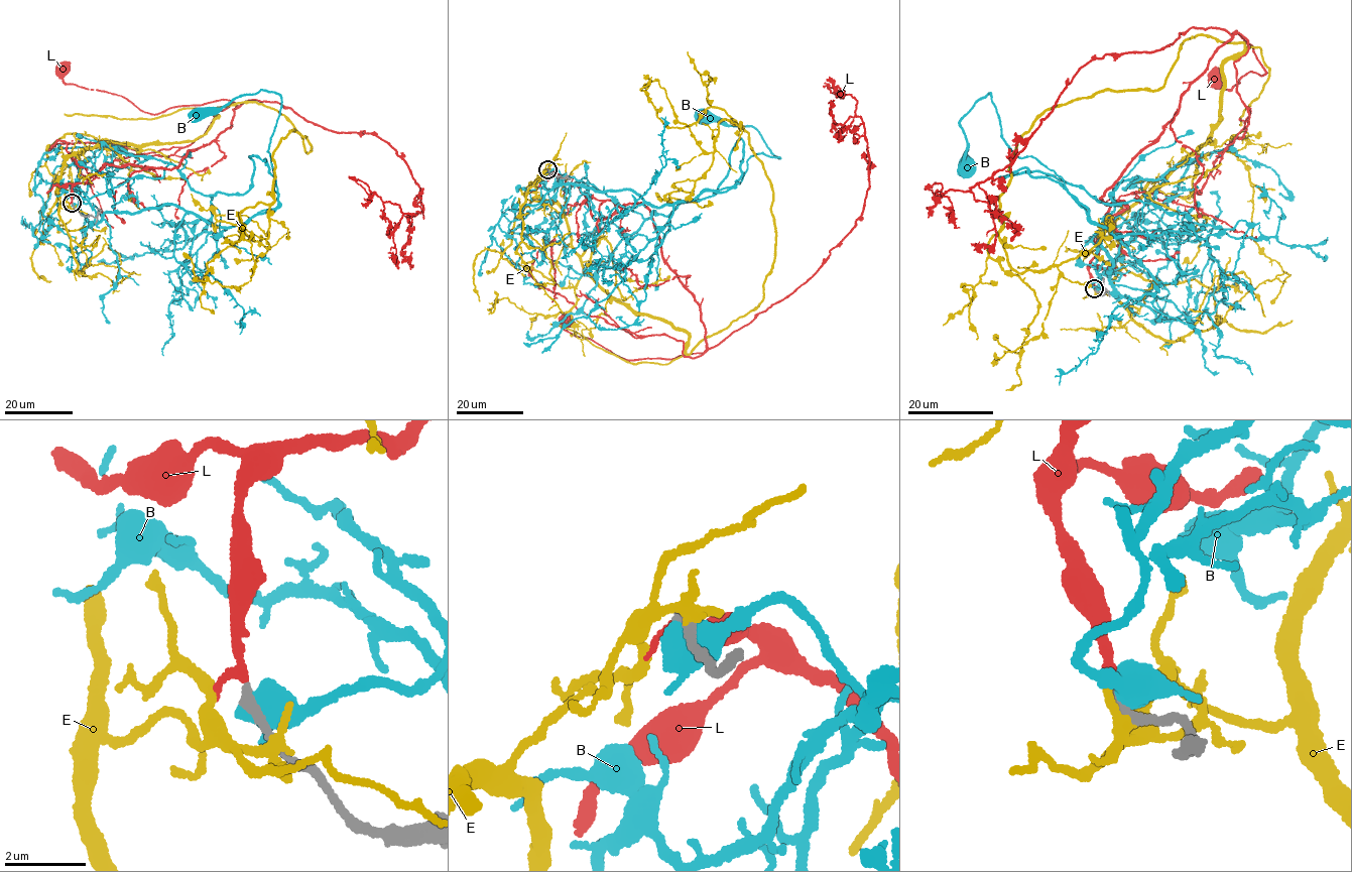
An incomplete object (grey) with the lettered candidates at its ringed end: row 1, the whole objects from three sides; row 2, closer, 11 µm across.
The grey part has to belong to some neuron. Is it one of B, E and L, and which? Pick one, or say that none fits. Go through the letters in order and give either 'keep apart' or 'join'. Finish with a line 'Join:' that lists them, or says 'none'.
B: keep apart
E: keep apart
L: join
Join: L

